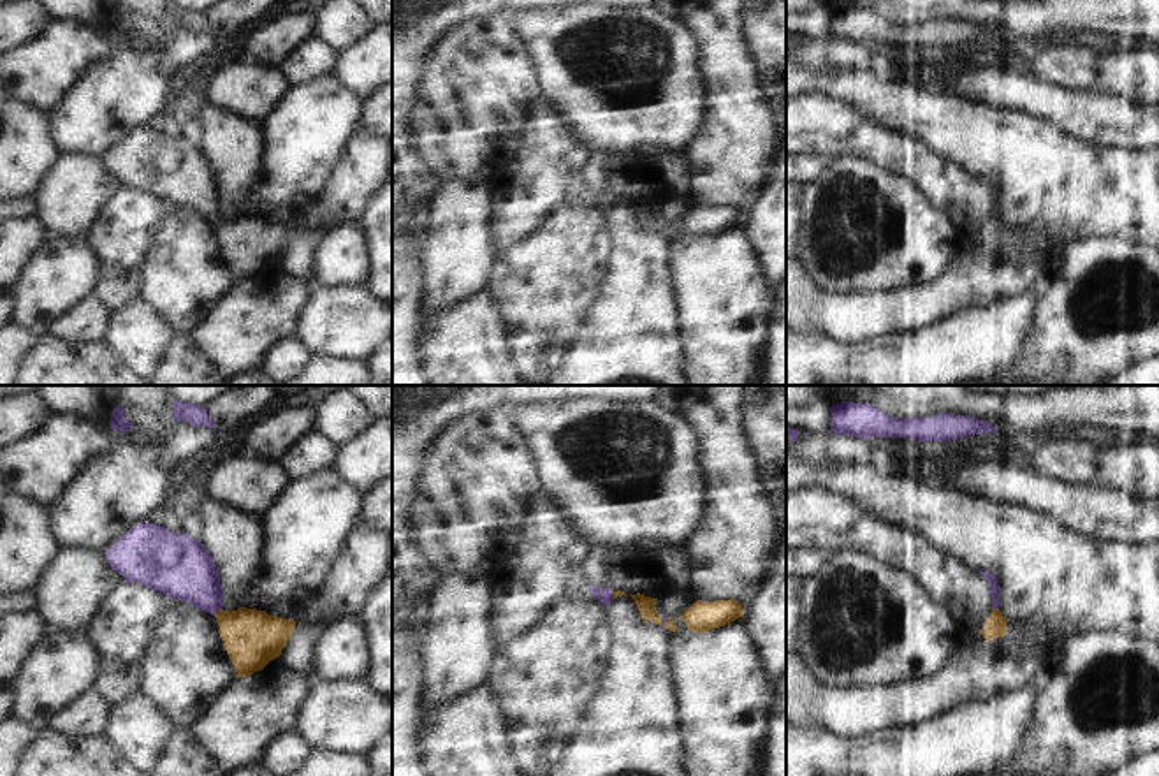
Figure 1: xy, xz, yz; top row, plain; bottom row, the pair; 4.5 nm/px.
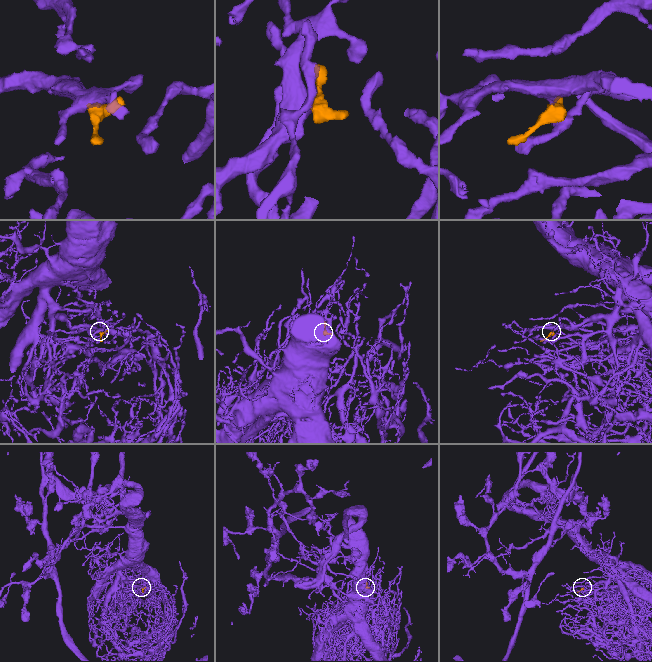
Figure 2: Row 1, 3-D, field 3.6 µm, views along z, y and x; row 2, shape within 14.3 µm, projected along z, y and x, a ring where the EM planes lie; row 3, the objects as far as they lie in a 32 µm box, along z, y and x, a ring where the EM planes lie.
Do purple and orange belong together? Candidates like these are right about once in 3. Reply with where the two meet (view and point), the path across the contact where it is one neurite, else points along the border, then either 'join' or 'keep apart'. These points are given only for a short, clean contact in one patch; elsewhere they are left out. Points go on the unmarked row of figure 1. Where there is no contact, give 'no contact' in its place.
meets purple in xy at (217, 217); runs through xy (182, 175), (204, 197), (217, 217), (252, 243); join

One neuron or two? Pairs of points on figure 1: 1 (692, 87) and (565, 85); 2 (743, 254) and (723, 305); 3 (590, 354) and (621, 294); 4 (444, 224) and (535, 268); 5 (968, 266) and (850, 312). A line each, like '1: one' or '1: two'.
1: one
2: one
3: one
4: two
5: one

